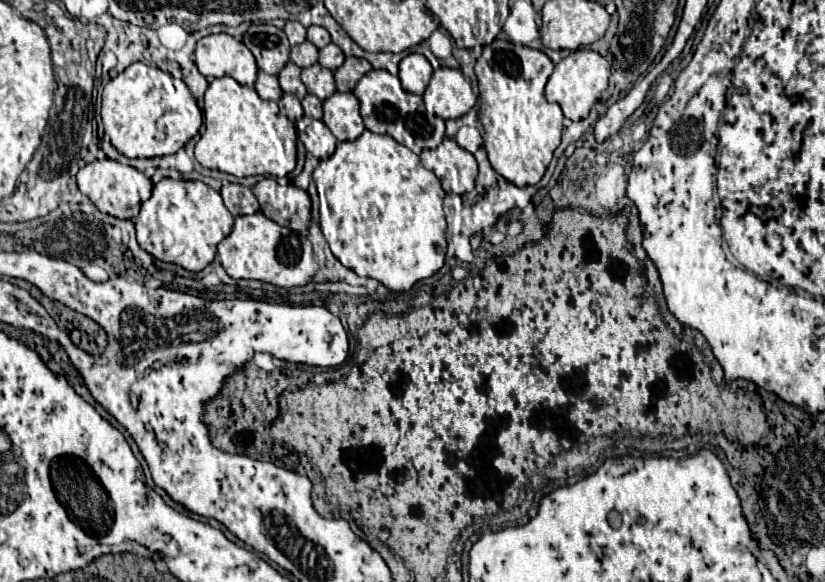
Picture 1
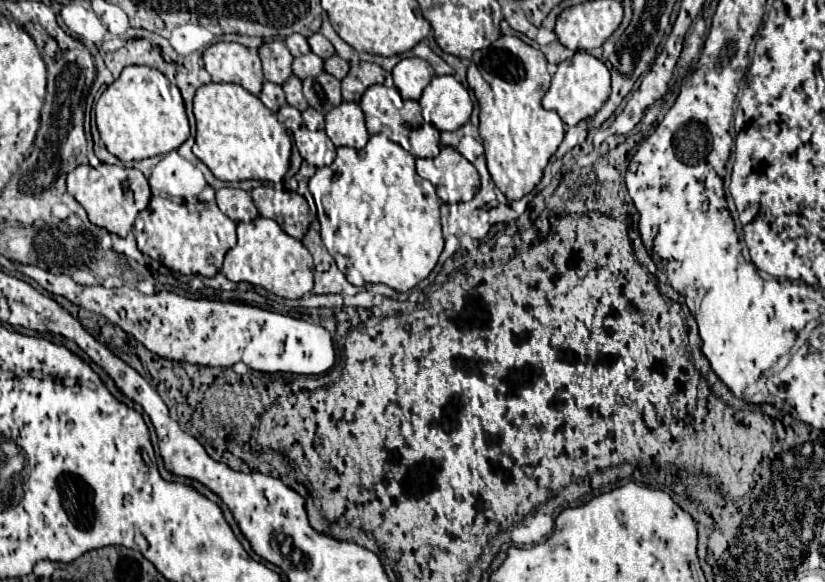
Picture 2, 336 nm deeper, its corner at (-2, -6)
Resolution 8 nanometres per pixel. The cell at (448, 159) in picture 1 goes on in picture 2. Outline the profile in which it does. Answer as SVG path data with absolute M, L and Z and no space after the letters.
M441 147L441 153L433 159L417 159L417 173L431 181L437 189L437 195L445 203L459 203L459 201L471 201L473 195L479 189L479 173L477 169L453 147Z

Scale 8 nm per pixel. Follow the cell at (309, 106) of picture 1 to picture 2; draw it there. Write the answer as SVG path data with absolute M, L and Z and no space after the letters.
M309 107L309 109L303 111L303 121L305 121L305 125L311 131L317 131L317 129L323 129L325 127L325 117L319 111L315 111L313 107Z

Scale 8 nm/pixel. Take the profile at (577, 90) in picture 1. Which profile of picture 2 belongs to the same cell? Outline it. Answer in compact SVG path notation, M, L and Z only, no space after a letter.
M577 51L571 59L559 63L557 73L551 79L551 87L543 97L543 107L555 111L568 127L577 125L583 119L593 117L611 95L611 75L609 69L593 55Z

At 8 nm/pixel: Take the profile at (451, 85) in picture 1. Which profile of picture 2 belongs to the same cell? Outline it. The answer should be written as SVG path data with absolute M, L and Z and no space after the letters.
M435 75L431 79L431 83L423 89L419 104L422 109L423 121L425 123L433 123L433 127L439 129L439 153L441 150L441 133L444 131L455 131L455 129L463 127L469 121L469 115L471 115L471 109L473 109L469 91L459 81L455 81L453 75L439 75L439 77Z

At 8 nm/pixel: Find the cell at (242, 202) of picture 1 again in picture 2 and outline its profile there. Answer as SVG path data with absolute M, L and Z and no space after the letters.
M231 187L219 189L217 191L217 205L235 223L241 223L241 221L249 223L255 217L259 217L251 195L241 189L231 189Z

